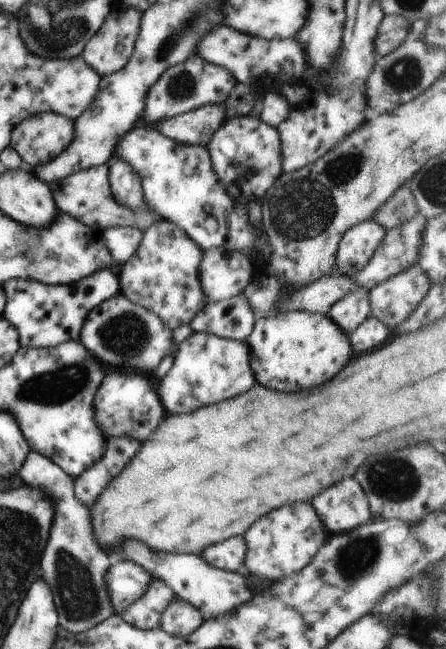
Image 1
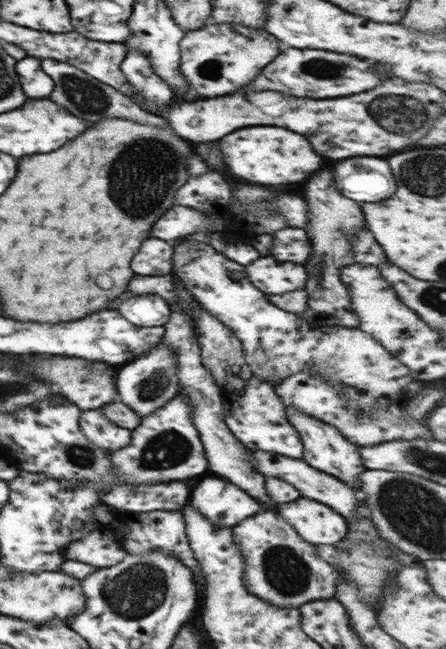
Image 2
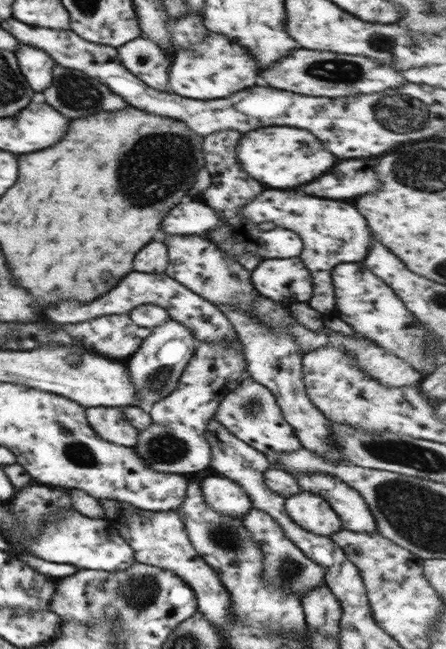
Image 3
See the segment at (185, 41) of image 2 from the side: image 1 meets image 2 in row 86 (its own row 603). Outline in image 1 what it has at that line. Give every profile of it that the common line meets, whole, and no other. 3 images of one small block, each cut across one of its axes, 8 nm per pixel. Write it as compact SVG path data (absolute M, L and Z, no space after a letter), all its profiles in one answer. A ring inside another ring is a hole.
M126 540L120 548L108 552L108 558L112 564L118 560L132 560L132 562L144 566L148 572L154 574L156 579L163 580L174 591L176 598L192 603L192 606L202 613L205 620L212 616L229 614L238 604L250 600L250 596L254 594L245 571L236 573L225 571L206 564L202 558L190 556L190 554L152 552L142 542L136 542L136 540Z

